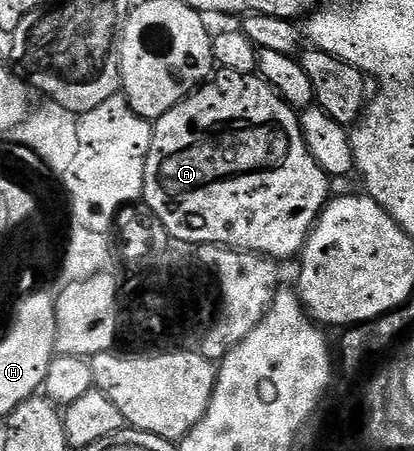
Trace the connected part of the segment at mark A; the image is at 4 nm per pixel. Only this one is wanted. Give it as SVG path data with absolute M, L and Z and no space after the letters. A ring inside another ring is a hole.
M226 73L221 76L215 76L209 83L181 101L179 105L172 107L172 111L168 111L163 117L153 122L154 138L146 160L141 200L158 216L160 223L164 223L164 227L175 242L187 241L186 245L190 247L206 244L222 245L228 249L240 249L243 253L262 253L266 257L275 259L297 258L305 247L310 232L314 230L314 225L318 222L322 210L331 200L331 178L318 166L316 159L308 151L299 114L283 101L281 95L269 83L263 81L261 76L248 73Z

